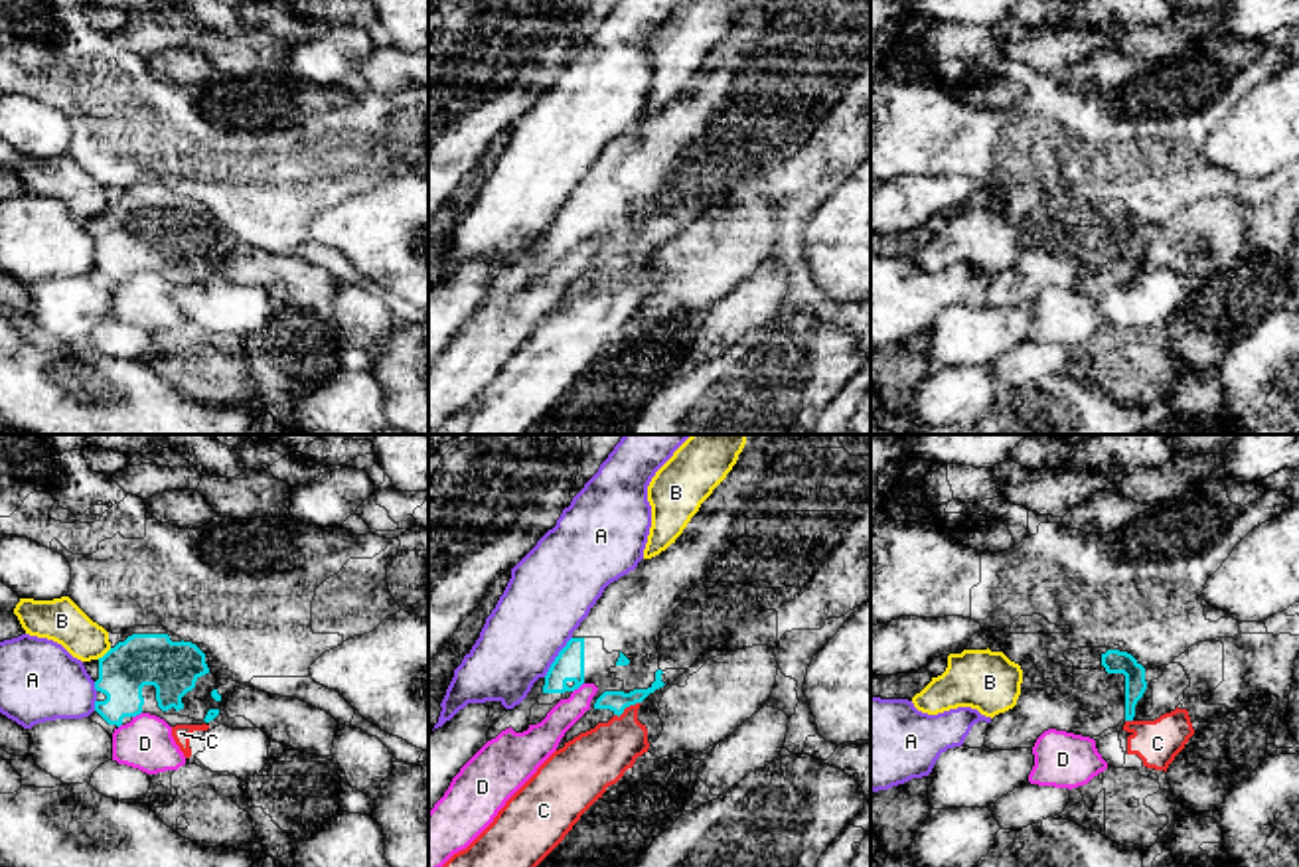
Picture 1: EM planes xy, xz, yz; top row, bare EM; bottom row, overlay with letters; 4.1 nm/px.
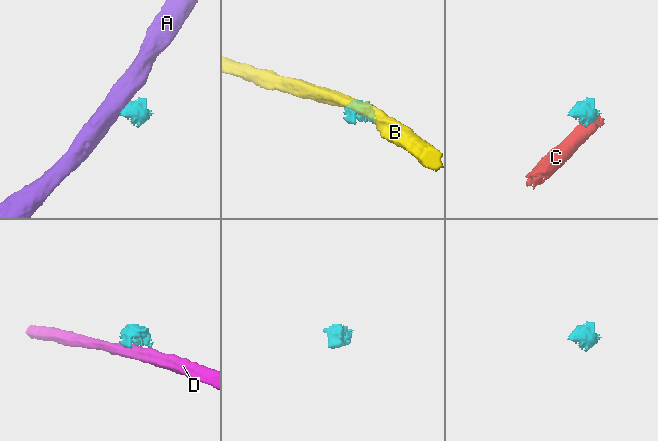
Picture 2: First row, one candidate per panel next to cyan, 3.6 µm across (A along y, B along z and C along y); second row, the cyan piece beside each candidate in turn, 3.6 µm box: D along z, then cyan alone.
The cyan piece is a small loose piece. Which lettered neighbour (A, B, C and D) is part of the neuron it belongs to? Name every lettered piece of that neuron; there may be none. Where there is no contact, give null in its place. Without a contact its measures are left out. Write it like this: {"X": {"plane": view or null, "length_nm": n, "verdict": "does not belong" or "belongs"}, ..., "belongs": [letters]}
{"A": {"plane": "xz", "length_nm": 200, "verdict": "does not belong"}, "B": {"plane": "xy", "length_nm": 80, "verdict": "does not belong"}, "C": {"plane": "xz", "length_nm": 130, "verdict": "does not belong"}, "D": {"plane": "xz", "length_nm": 60, "verdict": "does not belong"}, "belongs": []}

